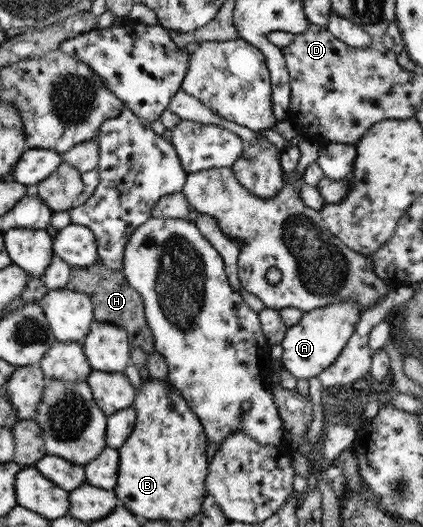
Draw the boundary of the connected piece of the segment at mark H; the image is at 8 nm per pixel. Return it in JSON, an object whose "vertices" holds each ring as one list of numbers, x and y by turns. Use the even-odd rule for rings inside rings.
{"vertices":[[102,259,100,263,94,263,90,267,71,266,69,287,91,296,94,302,95,320,124,327,128,330,128,337,133,346,141,347,147,354,154,352,154,338,147,323,146,305,142,296,127,282,126,276,121,271,112,272,106,263,102,263]]}

